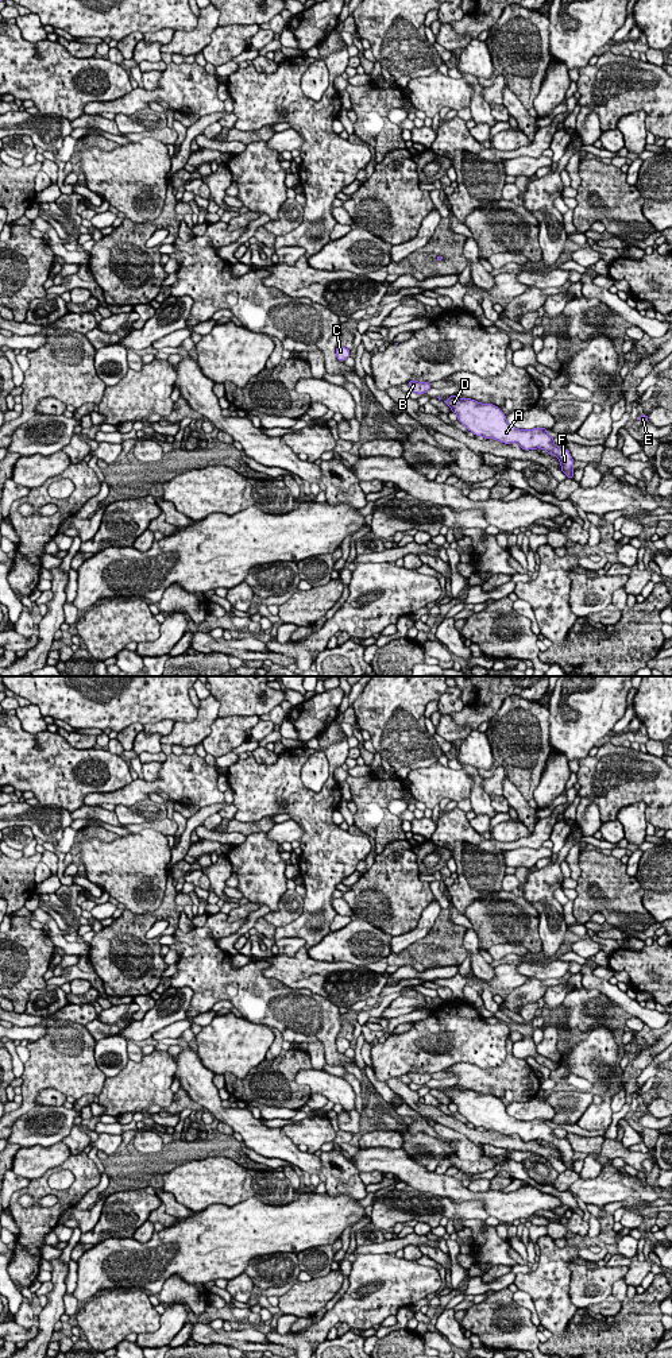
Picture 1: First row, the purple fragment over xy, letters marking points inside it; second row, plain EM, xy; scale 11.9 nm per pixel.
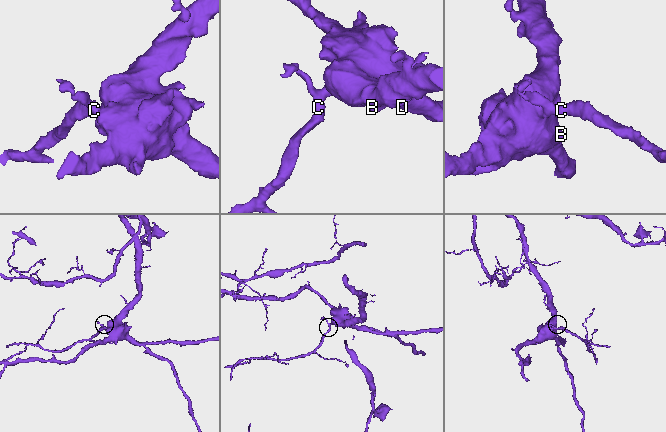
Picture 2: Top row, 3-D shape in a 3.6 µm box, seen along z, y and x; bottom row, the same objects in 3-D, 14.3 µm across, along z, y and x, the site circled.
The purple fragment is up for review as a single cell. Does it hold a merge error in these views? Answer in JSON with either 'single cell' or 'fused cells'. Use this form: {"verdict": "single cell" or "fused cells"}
{"verdict": "single cell"}

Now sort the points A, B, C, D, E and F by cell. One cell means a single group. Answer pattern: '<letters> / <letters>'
A B C D E F

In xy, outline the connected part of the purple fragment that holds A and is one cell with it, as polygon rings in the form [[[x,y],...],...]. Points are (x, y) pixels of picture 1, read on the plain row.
[[[455,1085],[444,1093],[451,1099],[451,1103],[457,1106],[457,1112],[475,1127],[483,1127],[486,1131],[495,1130],[505,1135],[517,1134],[525,1142],[545,1141],[559,1150],[560,1161],[567,1169],[573,1170],[571,1143],[557,1138],[555,1130],[547,1124],[547,1119],[518,1120],[507,1114],[506,1106],[494,1095],[482,1095]]]

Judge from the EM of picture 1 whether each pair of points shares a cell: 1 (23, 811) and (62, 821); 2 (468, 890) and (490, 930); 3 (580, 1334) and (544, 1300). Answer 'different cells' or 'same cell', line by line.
1: same cell
2: different cells
3: different cells

